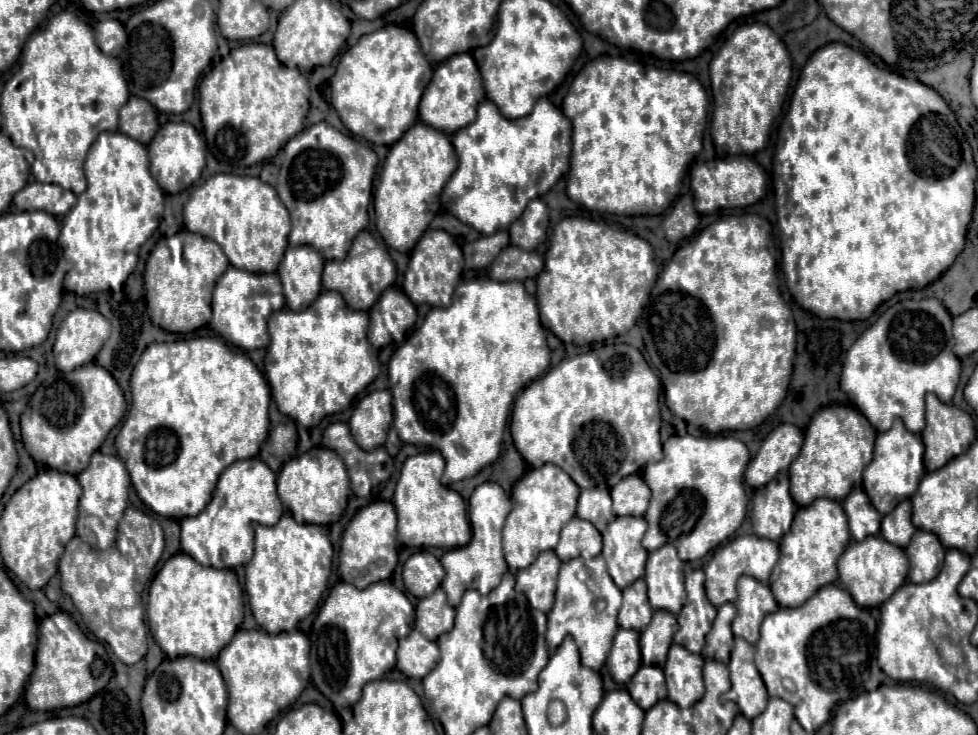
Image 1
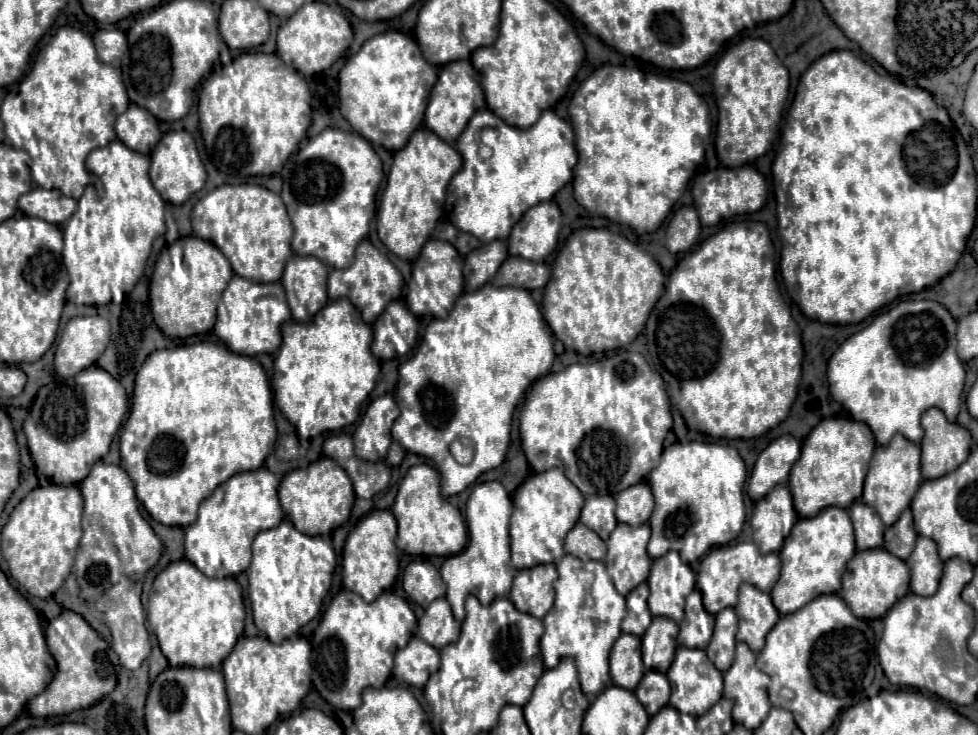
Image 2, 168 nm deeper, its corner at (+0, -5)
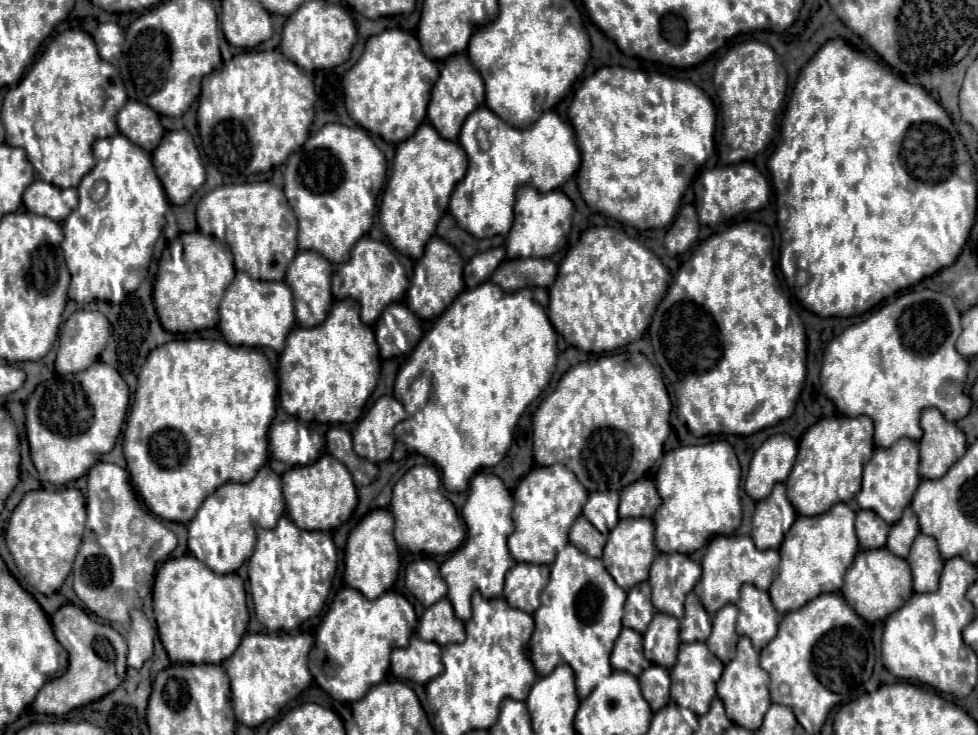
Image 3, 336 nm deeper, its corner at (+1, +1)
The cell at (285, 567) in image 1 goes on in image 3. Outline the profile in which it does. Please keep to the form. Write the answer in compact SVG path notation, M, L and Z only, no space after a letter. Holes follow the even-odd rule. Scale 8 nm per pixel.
M281 517L275 529L261 529L257 533L257 545L249 559L250 593L255 605L255 615L263 627L269 631L289 631L299 627L305 619L315 617L329 595L333 577L337 571L337 549L331 533L309 533L297 529L289 517Z

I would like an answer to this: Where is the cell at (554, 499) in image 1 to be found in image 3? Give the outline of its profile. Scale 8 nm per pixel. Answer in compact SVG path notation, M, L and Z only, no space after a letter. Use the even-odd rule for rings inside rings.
M557 463L549 467L537 467L527 473L513 491L513 501L515 531L507 539L509 553L515 561L551 565L557 551L567 545L567 533L573 521L581 515L581 509L587 501L587 491L577 481L577 477L569 469L565 469L565 465Z

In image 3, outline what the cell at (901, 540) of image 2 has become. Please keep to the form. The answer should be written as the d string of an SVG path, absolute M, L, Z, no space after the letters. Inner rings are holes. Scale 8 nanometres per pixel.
M911 507L905 509L901 521L897 521L891 531L889 531L889 541L887 541L887 549L897 555L897 557L907 557L913 539L919 533L919 523L917 523L917 515Z

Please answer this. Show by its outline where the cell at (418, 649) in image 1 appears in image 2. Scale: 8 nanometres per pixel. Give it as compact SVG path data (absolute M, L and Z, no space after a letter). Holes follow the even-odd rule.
M412 637L410 643L394 655L394 677L412 687L424 687L426 679L438 671L438 649L424 643L420 637Z

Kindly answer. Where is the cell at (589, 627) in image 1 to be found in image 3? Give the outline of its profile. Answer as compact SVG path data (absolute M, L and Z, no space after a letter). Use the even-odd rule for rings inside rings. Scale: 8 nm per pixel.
M567 543L551 565L551 577L541 593L541 607L533 613L535 629L527 643L529 659L535 671L543 677L557 665L567 663L575 673L575 689L579 699L585 699L593 685L613 673L609 655L623 625L623 607L627 593L613 577L609 577L601 559L585 557L575 545Z

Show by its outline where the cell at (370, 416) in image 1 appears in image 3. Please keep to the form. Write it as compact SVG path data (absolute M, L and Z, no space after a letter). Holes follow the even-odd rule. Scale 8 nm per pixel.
M381 397L359 419L353 431L355 453L373 463L387 461L393 453L393 427L407 417L403 405L395 397Z

